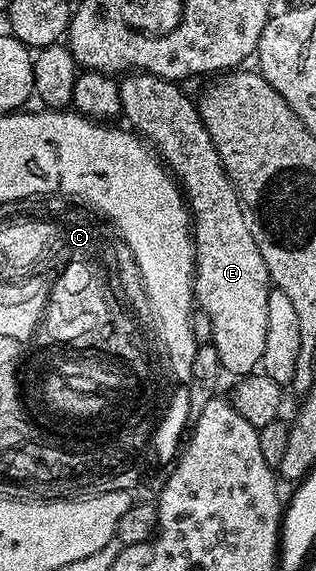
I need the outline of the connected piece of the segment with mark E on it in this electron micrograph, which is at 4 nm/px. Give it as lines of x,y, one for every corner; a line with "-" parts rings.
148,72
124,75
119,80
122,115
148,145
157,149
185,193
193,217
197,257
195,302
211,319
209,340
221,358
224,373
242,378
260,367
265,354
271,275
257,250
247,213
223,169
213,138
209,138
209,130
201,122
196,101
179,88
182,87
176,81
150,76

